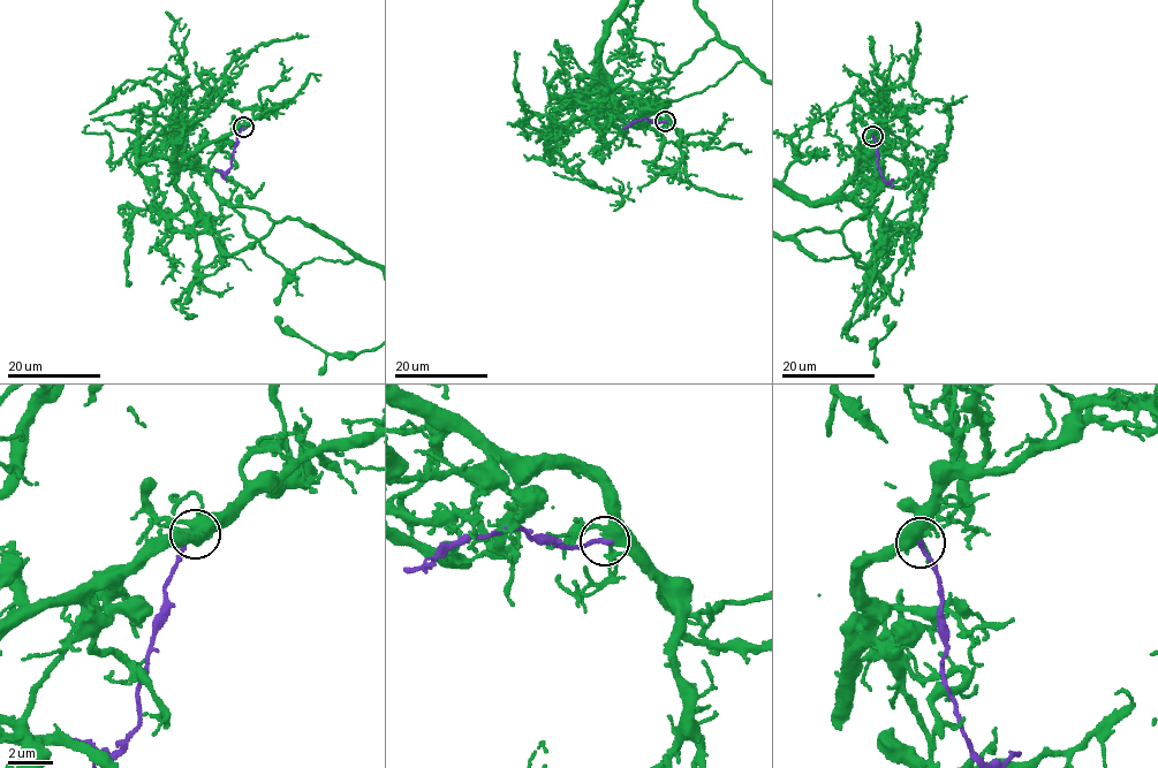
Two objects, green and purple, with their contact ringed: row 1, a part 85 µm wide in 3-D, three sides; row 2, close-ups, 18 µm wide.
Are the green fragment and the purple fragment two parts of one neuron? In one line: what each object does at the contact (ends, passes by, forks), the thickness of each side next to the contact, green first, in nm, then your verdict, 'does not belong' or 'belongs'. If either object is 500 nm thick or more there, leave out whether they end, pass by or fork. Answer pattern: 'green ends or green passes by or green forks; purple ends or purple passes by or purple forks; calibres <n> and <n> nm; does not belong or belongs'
green forks; purple ends; calibres 400 and 220 nm; does not belong

